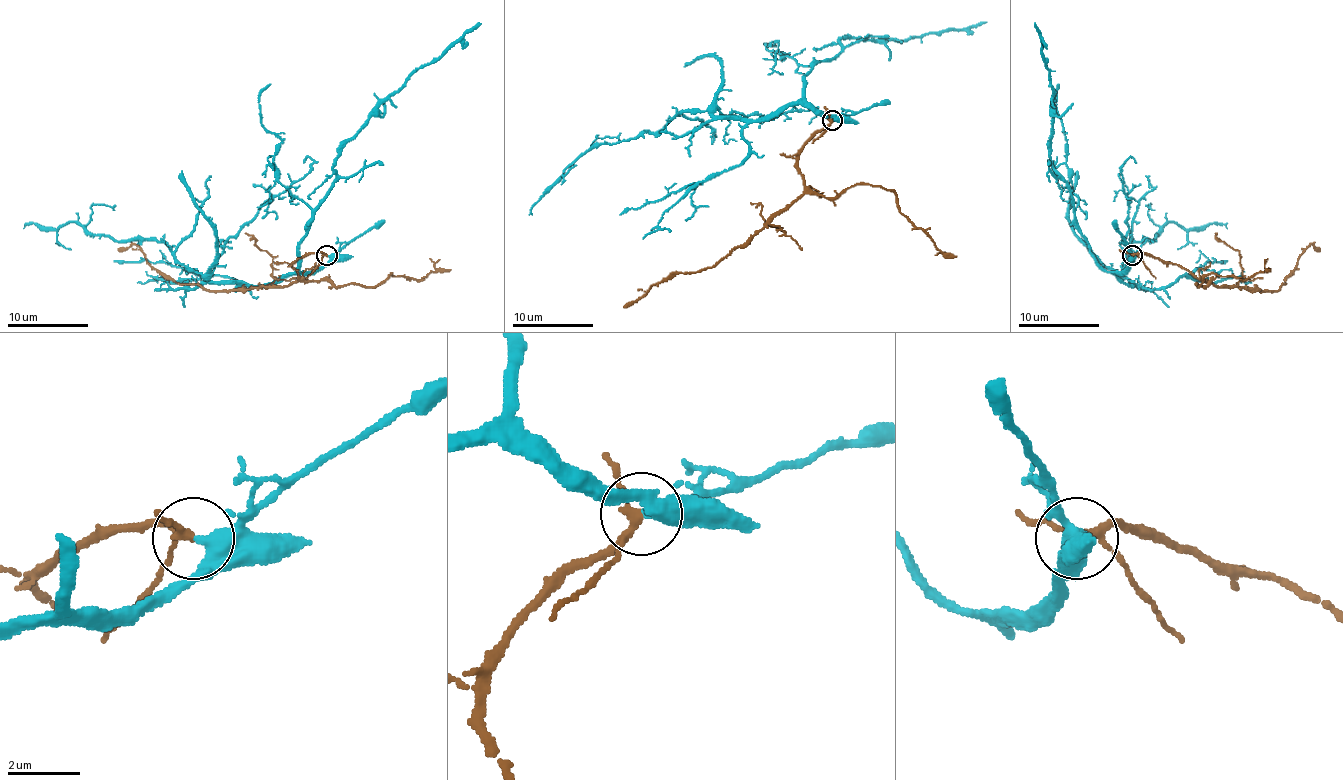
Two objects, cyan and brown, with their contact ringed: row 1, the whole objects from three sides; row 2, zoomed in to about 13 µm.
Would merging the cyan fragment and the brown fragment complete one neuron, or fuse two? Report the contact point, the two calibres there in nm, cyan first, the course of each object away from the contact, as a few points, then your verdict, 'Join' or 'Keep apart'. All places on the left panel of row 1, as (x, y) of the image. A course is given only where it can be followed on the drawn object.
Place: (327, 255). Thickness 400 nm (cyan) against 180 nm. Course of cyan: (327, 256), (323, 266), (259, 286), (208, 282), (162, 242), (115, 242), (73, 221), (59, 229), (23, 227). Course of brown: (327, 256), (309, 252), (293, 264), (299, 278), (287, 286), (208, 290), (166, 280), (138, 246), (117, 250). Join

